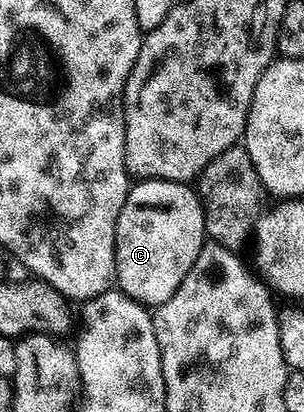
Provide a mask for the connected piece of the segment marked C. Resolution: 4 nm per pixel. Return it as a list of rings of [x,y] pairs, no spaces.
[[[161,178],[137,181],[129,189],[122,212],[118,212],[115,285],[143,306],[160,306],[178,292],[178,284],[194,268],[205,241],[204,205],[189,183]]]

